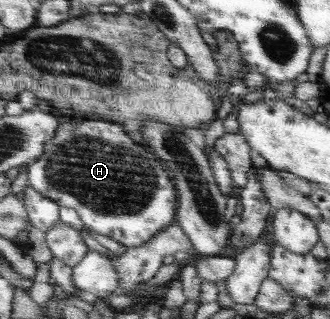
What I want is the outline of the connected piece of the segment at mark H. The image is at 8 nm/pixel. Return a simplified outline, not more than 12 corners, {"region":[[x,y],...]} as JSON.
{"region":[[70,122],[24,169],[86,230],[141,246],[175,184],[120,124]]}

